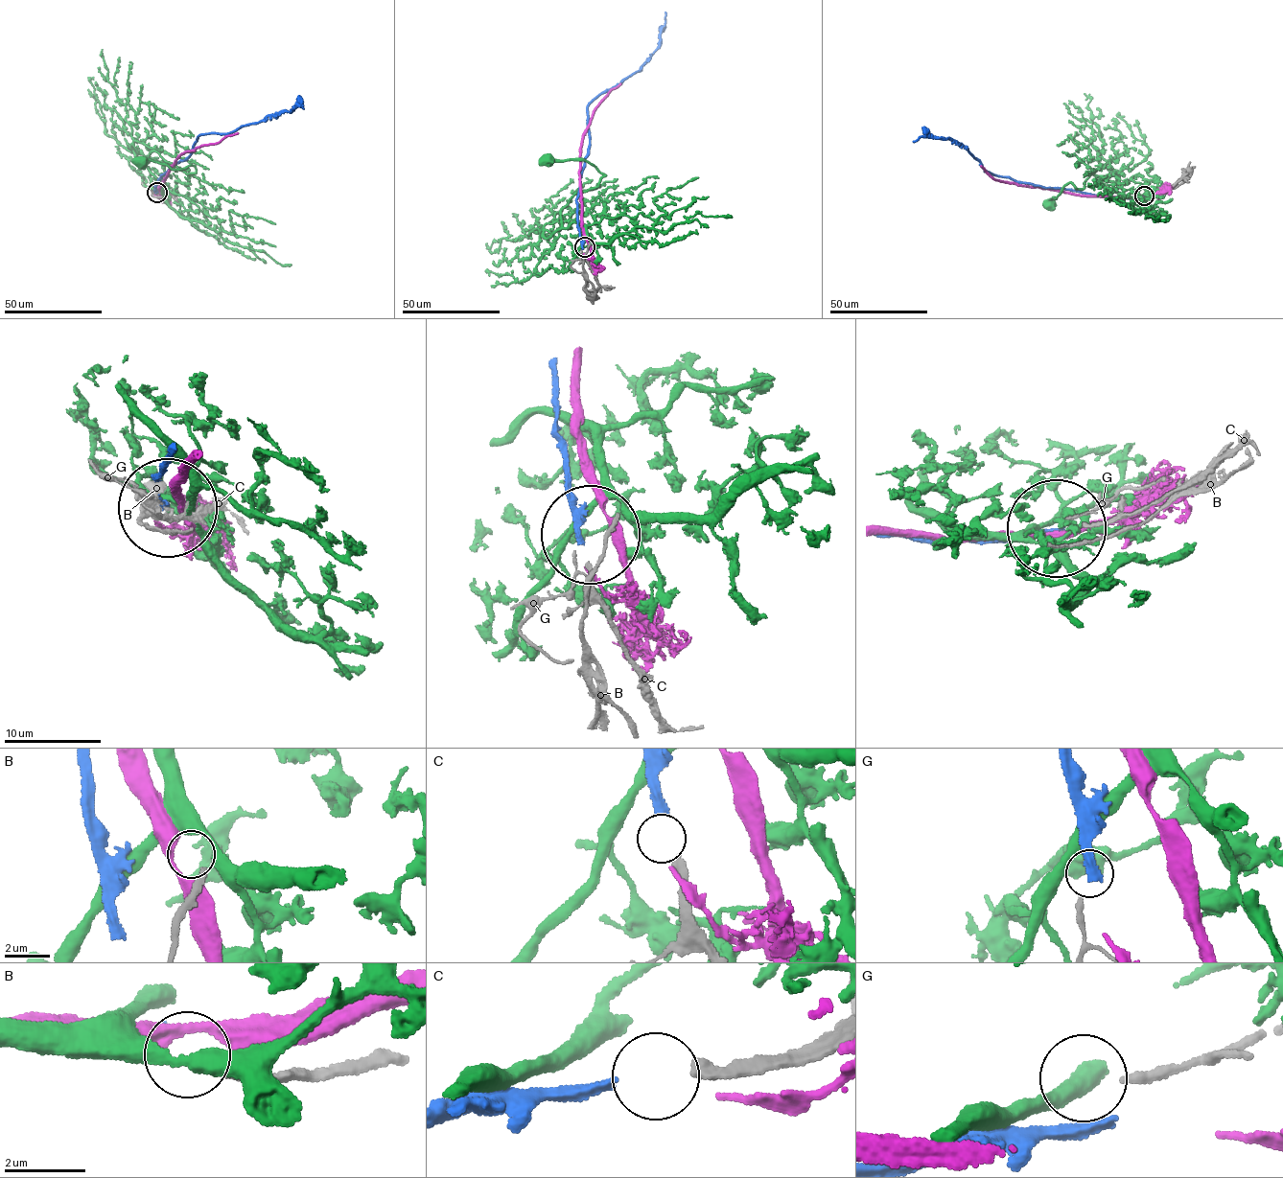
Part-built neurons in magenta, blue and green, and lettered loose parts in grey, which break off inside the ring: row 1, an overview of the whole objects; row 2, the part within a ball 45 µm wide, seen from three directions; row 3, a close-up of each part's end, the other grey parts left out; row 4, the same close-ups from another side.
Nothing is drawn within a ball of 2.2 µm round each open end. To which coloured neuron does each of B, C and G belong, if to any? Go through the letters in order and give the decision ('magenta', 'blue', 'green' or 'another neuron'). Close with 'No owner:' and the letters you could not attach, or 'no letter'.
B: magenta
C: blue
G: another neuron
No owner: G

